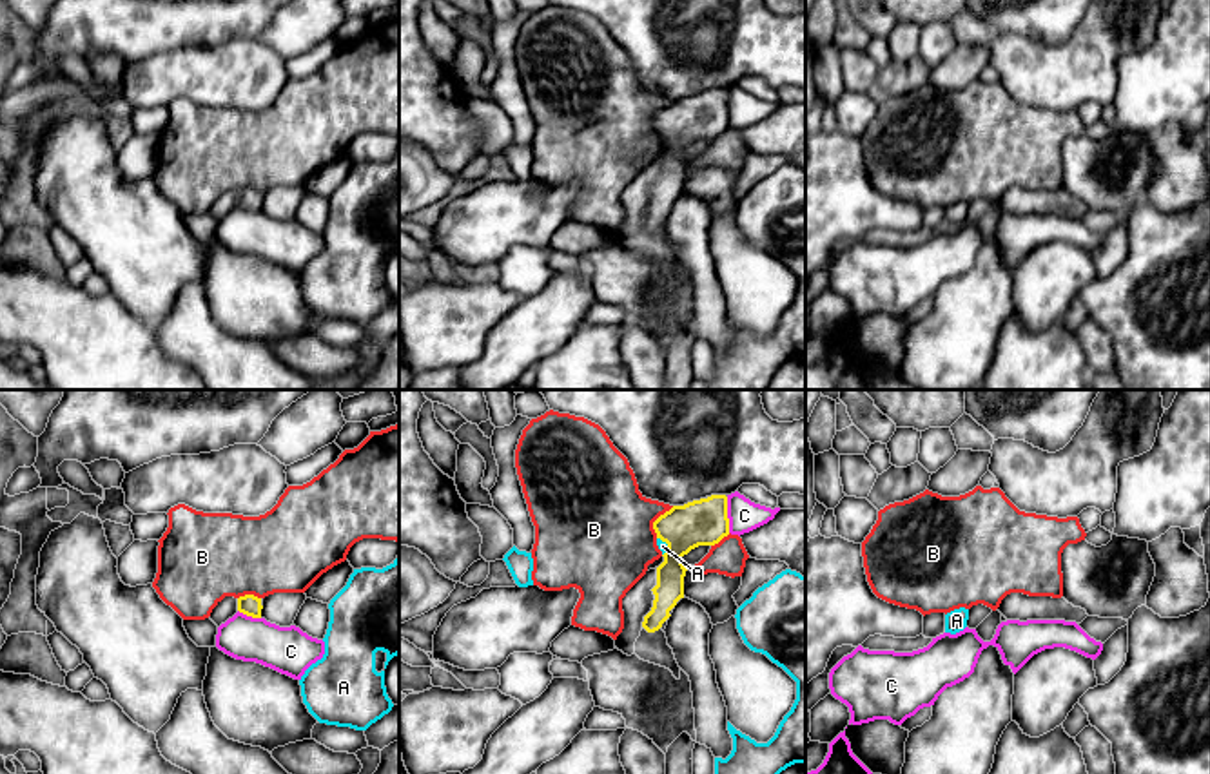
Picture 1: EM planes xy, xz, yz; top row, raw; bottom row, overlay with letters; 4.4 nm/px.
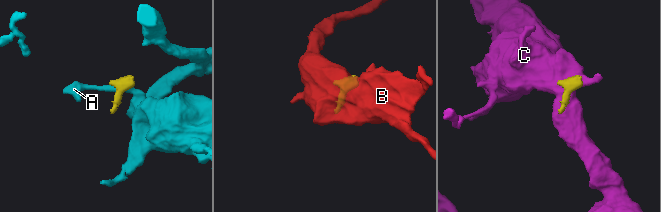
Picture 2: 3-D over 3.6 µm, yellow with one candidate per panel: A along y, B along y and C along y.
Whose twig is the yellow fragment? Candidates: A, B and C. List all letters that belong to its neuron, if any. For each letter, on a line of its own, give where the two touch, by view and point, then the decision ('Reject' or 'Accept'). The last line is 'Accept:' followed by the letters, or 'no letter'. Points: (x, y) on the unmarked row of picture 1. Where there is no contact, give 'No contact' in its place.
A: Touches yellow at xz (668, 140). Reject
B: Touches yellow at xz (655, 115). Reject
C: Touches yellow at xz (726, 109). Reject
Accept: no letter

